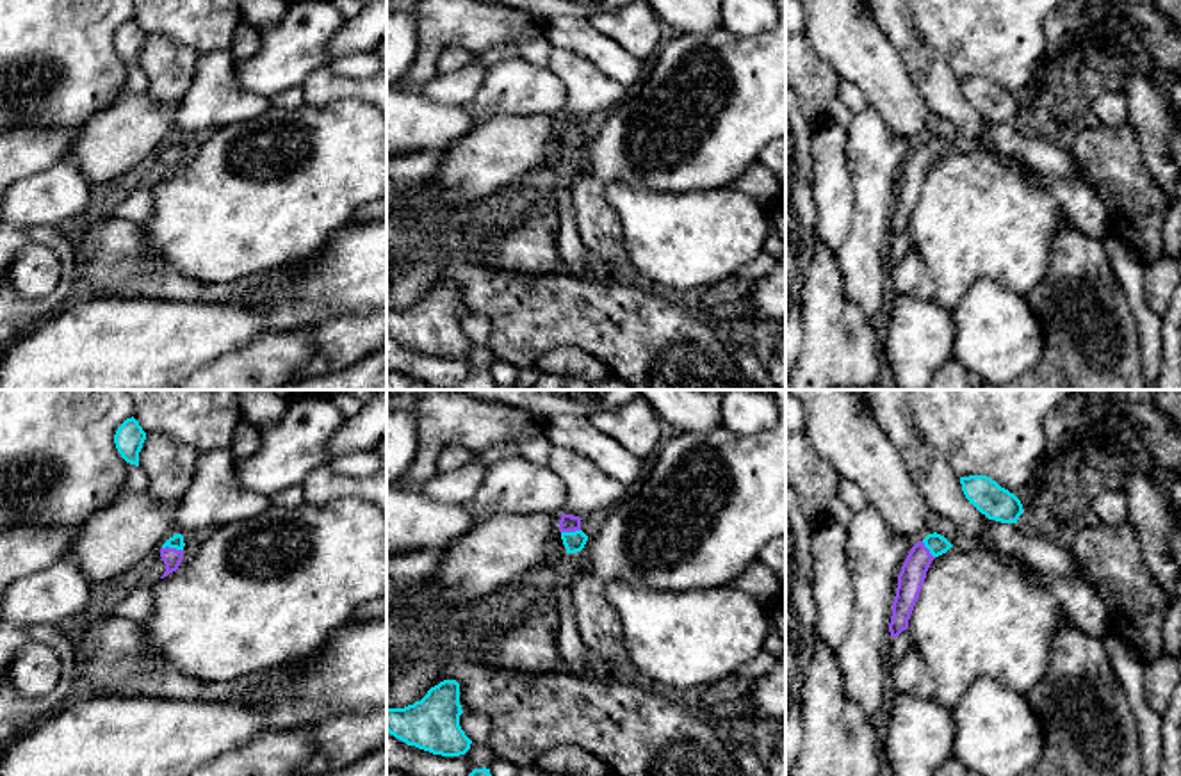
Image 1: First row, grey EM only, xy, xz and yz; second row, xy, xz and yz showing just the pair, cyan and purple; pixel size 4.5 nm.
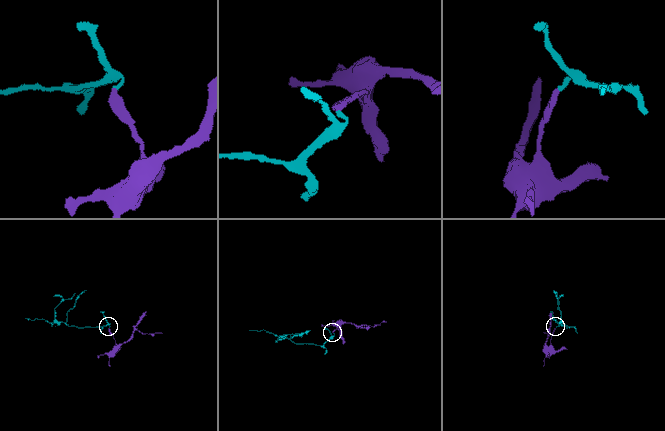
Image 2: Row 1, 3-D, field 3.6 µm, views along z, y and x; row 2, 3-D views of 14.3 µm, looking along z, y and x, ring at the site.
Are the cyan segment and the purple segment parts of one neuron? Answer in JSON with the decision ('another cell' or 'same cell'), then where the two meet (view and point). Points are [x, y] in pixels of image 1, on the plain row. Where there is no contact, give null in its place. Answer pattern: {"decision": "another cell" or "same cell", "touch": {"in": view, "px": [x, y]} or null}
{"decision": "same cell", "touch": {"in": "xy", "px": [173, 148]}}

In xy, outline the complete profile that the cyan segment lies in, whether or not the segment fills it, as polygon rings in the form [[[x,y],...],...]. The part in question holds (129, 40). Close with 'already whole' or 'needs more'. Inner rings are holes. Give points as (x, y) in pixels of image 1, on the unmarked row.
[[[134,18],[126,20],[114,36],[118,53],[126,64],[135,68],[139,68],[139,53],[143,50],[144,41],[146,34]]]; already whole

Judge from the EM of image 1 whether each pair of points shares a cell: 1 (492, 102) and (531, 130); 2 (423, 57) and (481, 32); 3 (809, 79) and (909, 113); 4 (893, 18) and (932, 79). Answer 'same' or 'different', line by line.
1: different
2: same
3: different
4: same

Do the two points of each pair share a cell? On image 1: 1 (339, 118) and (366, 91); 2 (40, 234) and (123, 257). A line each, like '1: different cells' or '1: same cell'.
1: different cells
2: different cells

